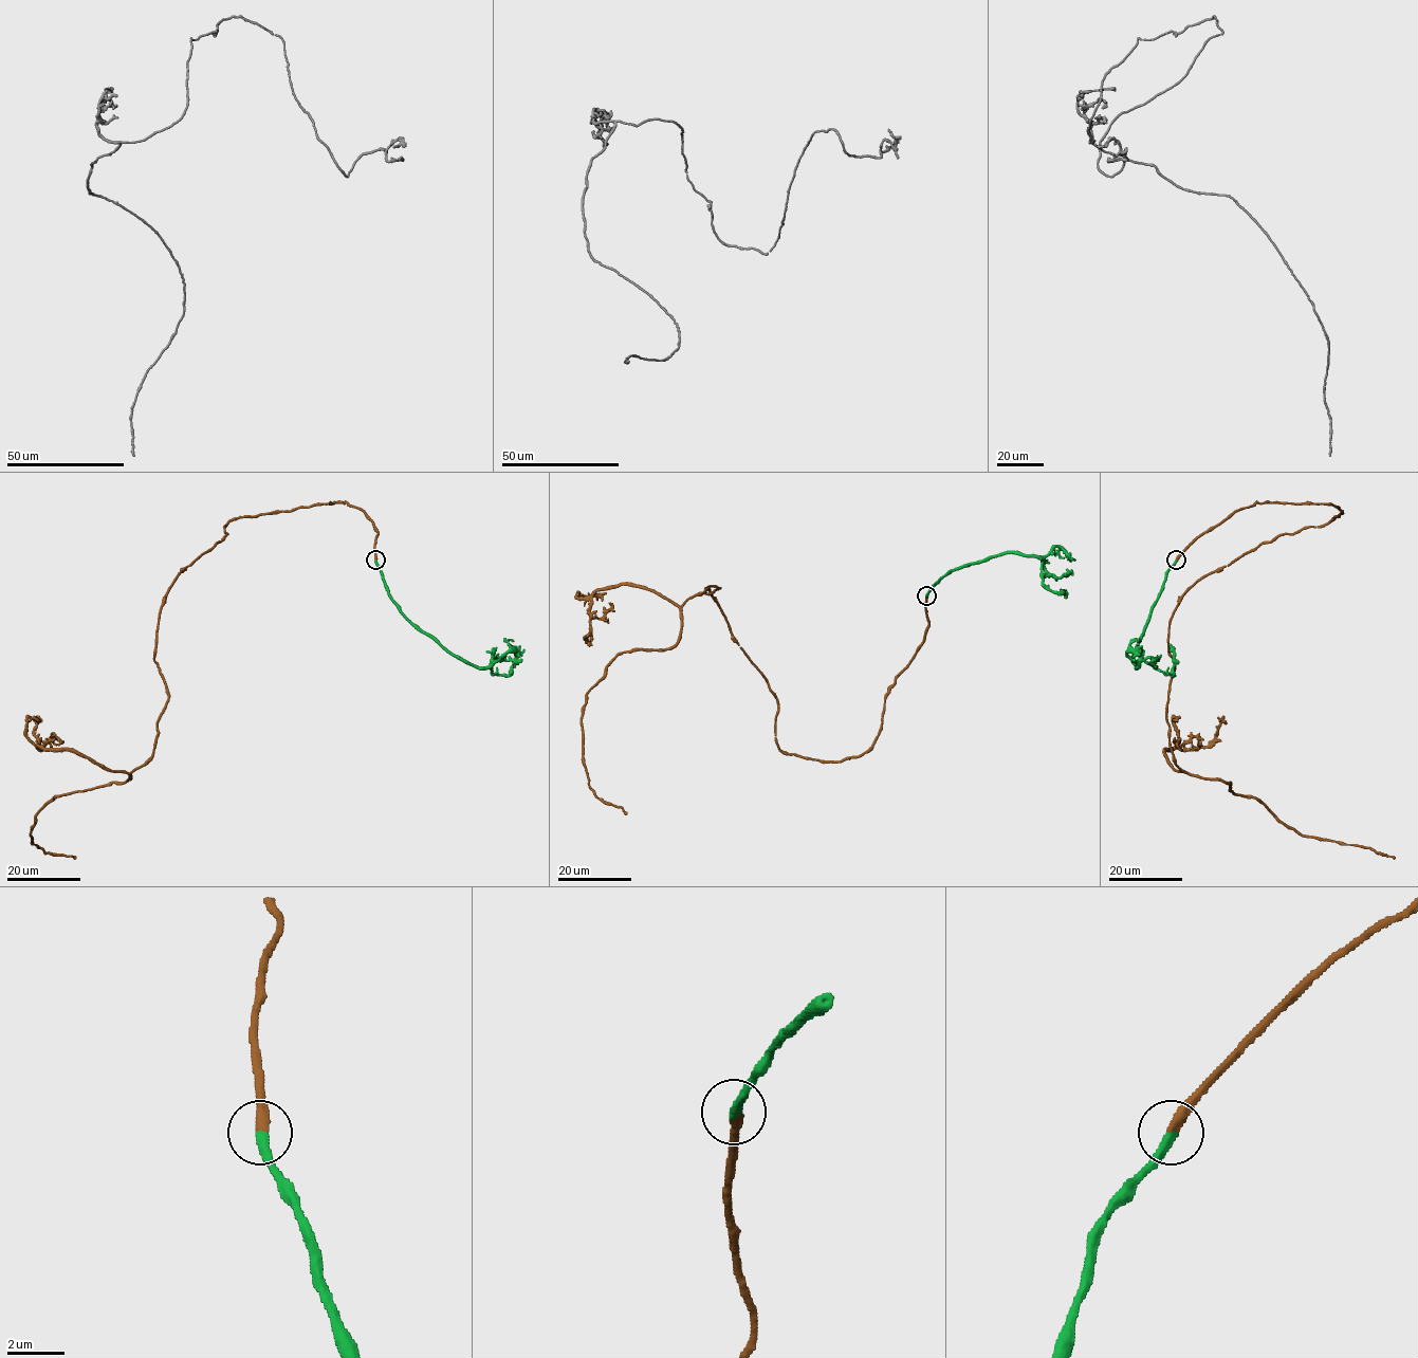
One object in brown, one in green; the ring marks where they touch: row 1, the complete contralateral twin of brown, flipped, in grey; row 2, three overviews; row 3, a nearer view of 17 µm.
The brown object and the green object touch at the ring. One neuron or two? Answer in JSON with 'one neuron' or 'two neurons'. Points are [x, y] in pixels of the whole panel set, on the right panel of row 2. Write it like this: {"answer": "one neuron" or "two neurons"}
{"answer": "one neuron"}

